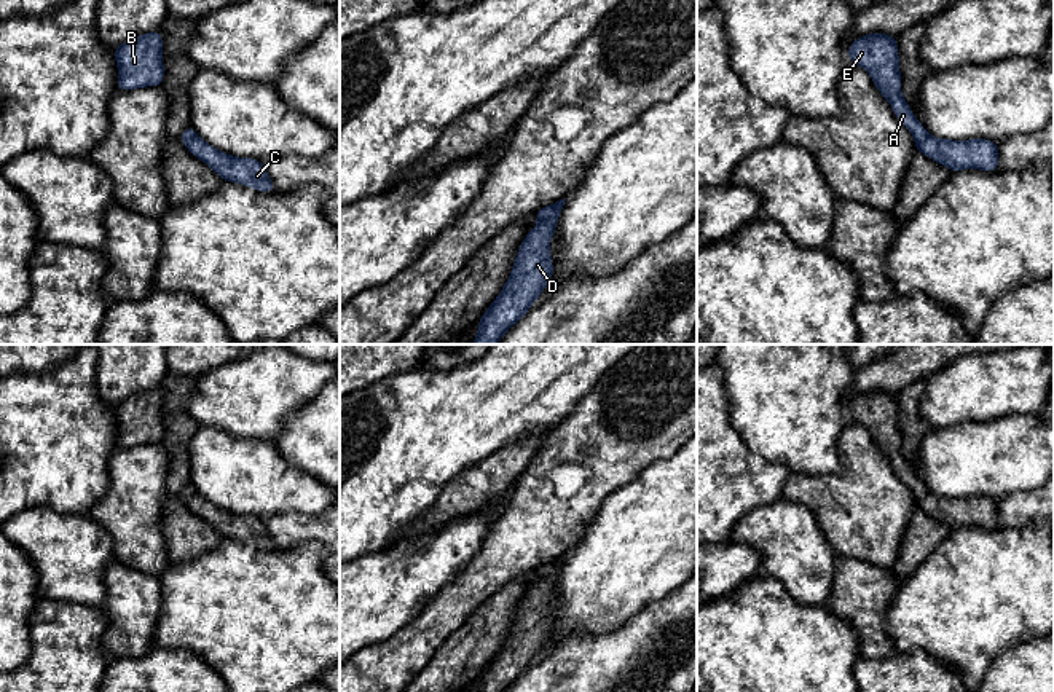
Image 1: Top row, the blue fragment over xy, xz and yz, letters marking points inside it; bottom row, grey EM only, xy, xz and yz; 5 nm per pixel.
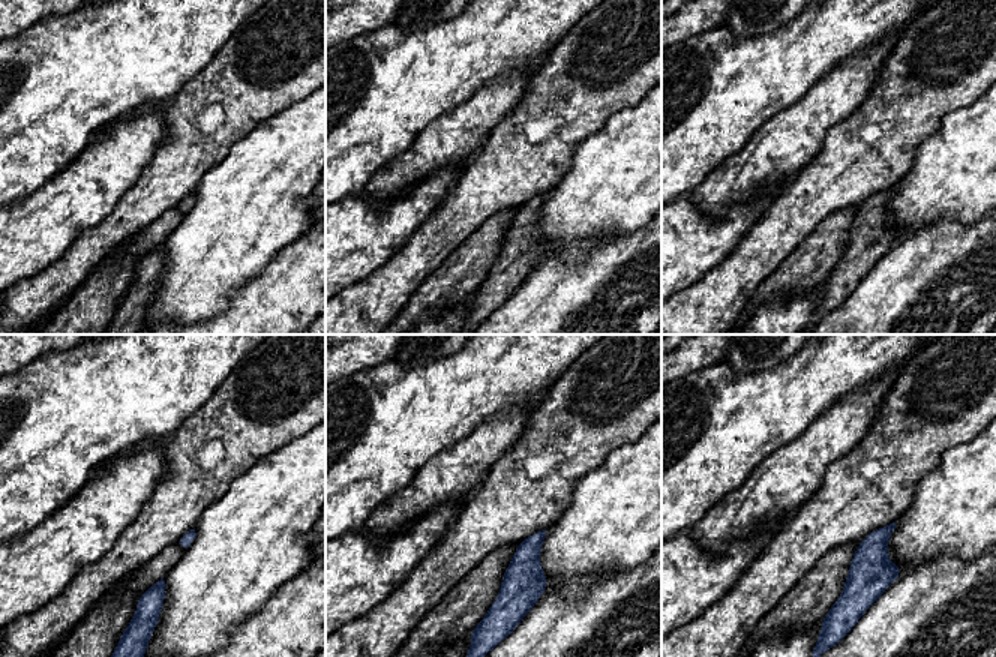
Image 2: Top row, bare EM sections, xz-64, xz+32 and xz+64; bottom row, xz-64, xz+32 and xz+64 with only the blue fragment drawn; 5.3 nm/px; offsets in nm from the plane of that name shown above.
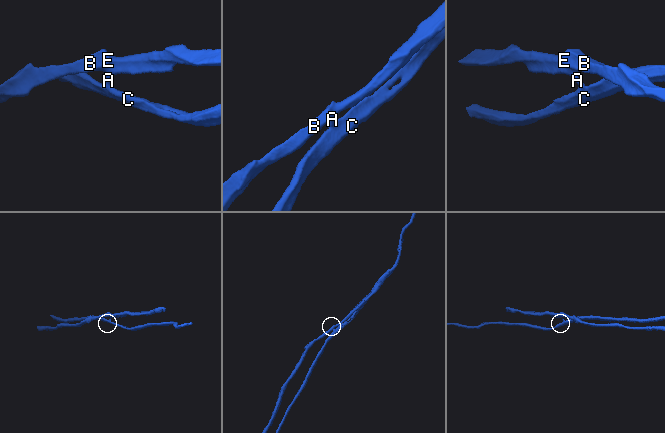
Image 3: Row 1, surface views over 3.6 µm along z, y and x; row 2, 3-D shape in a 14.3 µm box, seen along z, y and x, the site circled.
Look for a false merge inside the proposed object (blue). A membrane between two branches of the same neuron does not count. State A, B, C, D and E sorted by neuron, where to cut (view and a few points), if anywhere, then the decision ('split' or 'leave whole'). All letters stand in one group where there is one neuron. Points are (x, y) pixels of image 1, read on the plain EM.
groups A B E / C D; cut xz (555, 562), (539, 577); split

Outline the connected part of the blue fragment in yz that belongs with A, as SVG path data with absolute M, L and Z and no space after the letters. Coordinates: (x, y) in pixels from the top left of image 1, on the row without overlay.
M874 389L856 395L848 403L848 418L863 424L874 443L890 459L895 474L904 482L915 499L928 494L925 483L912 470L901 451L901 427L898 397L893 392Z

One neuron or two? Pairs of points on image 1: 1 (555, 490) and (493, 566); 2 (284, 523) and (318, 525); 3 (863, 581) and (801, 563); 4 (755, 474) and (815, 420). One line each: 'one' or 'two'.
1: one
2: one
3: two
4: two

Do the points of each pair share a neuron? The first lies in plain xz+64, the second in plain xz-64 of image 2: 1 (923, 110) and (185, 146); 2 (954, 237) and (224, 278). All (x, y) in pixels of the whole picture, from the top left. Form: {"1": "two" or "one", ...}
{"1": "one", "2": "two"}

